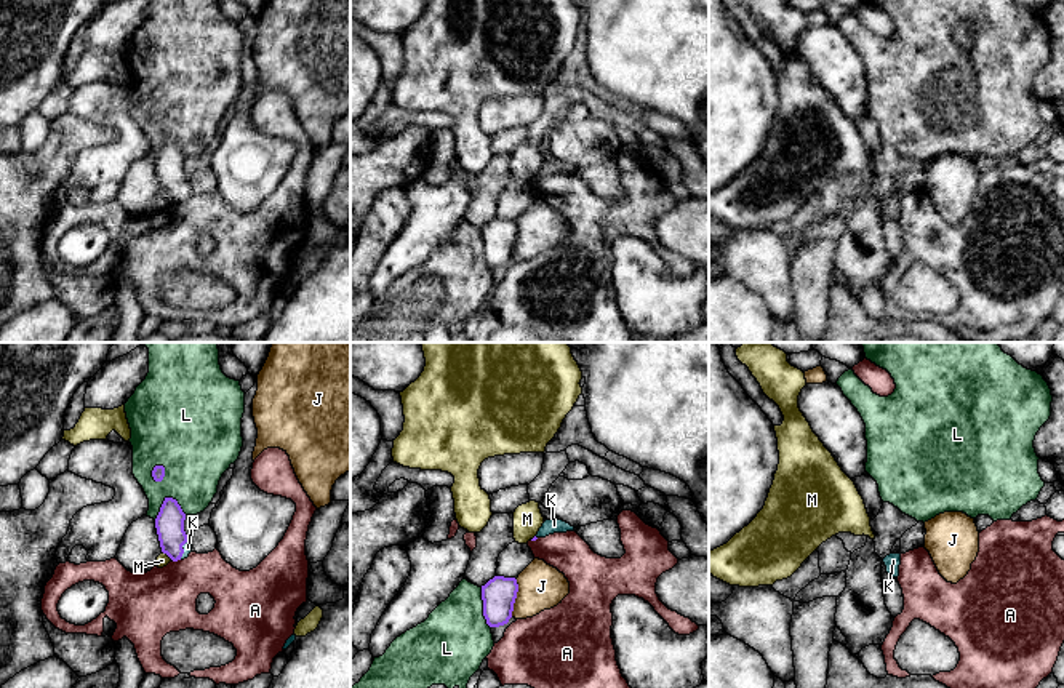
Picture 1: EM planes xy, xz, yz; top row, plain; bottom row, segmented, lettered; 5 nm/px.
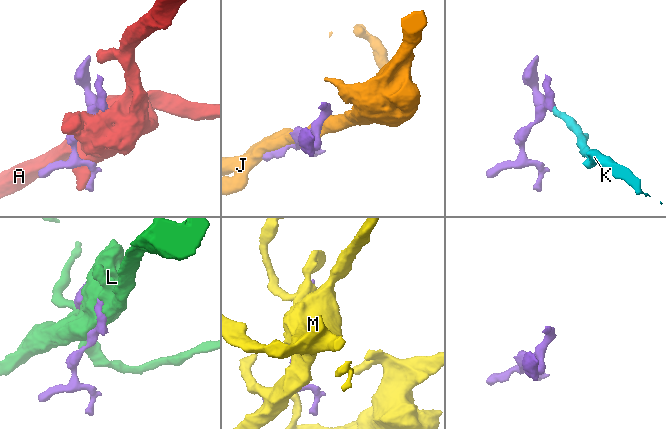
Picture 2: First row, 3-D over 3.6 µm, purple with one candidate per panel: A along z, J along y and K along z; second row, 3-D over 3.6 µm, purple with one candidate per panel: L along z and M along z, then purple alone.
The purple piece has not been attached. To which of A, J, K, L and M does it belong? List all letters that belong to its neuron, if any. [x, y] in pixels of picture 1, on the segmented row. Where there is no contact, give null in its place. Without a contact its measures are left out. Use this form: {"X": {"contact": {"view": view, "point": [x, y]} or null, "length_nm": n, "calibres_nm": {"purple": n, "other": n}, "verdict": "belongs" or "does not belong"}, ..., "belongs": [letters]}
{"A": {"contact": {"view": "xy", "point": [176, 560]}, "length_nm": 50, "calibres_nm": {"purple": 140, "other": 320}, "verdict": "does not belong"}, "J": {"contact": {"view": "xz", "point": [516, 597]}, "length_nm": 190, "calibres_nm": {"purple": 170, "other": 220}, "verdict": "does not belong"}, "K": {"contact": {"view": "xy", "point": [183, 551]}, "length_nm": 100, "calibres_nm": {"purple": 140, "other": 50}, "verdict": "belongs"}, "L": {"contact": {"view": "xy", "point": [167, 498]}, "length_nm": 170, "calibres_nm": {"purple": 140, "other": 320}, "verdict": "does not belong"}, "M": {"contact": {"view": "xy", "point": [167, 554]}, "length_nm": 70, "calibres_nm": {"purple": 140, "other": 60}, "verdict": "does not belong"}, "belongs": ["K"]}

